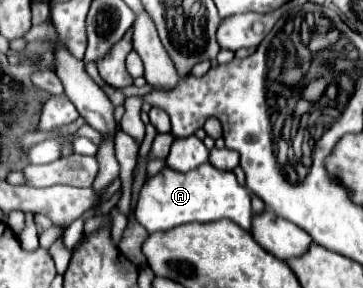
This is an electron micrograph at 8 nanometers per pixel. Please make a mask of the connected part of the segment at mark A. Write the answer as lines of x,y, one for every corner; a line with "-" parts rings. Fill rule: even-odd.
205,163
199,169
189,173
177,173
163,167
155,177
151,177
137,201
135,209
137,221
147,229
147,233
167,231
185,223
209,223
217,219
231,219
243,229
251,229
253,211
251,211
251,191
237,181
231,171
219,171
213,165

